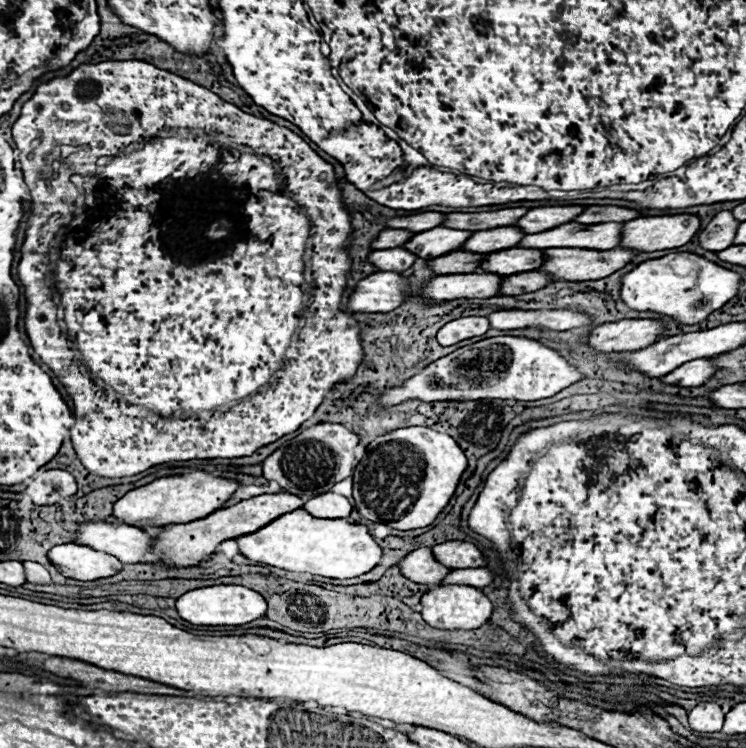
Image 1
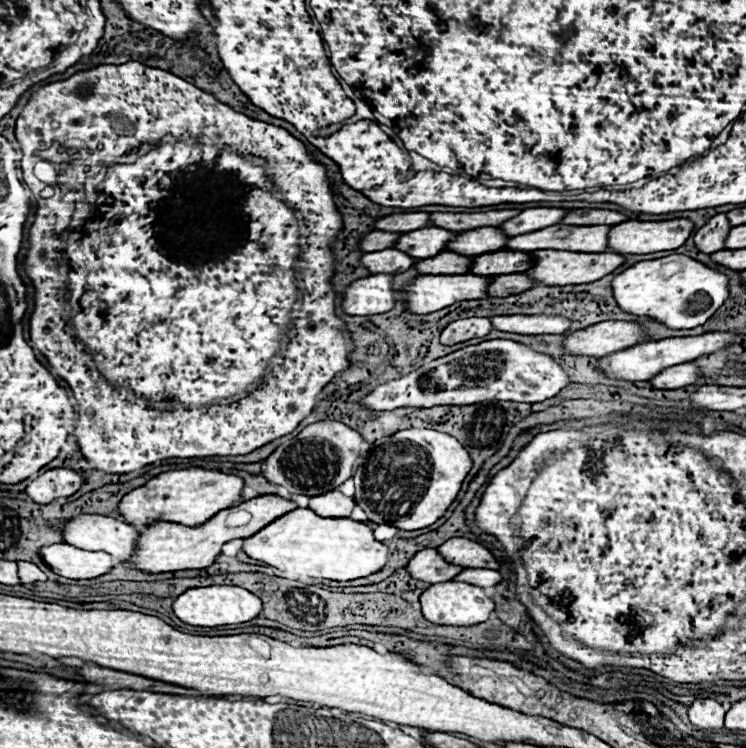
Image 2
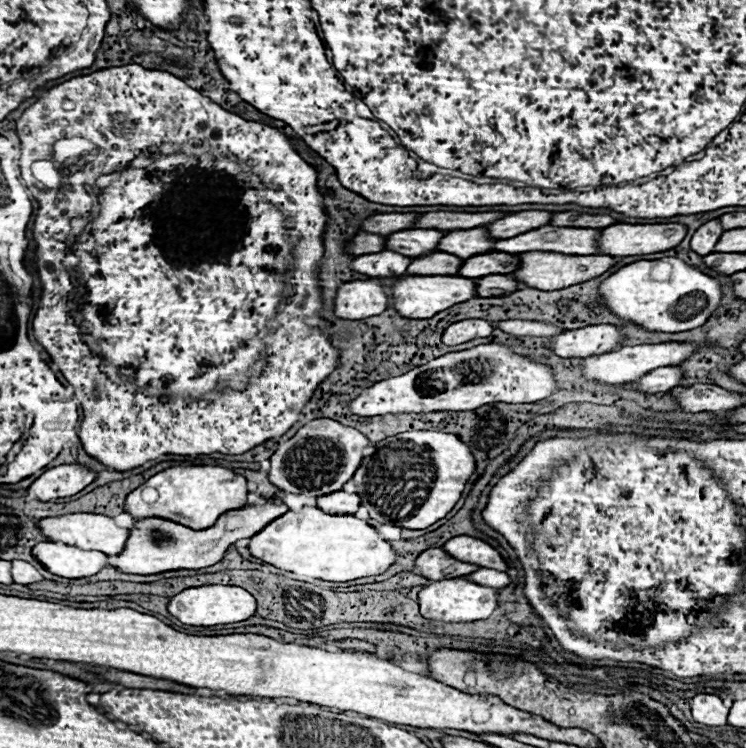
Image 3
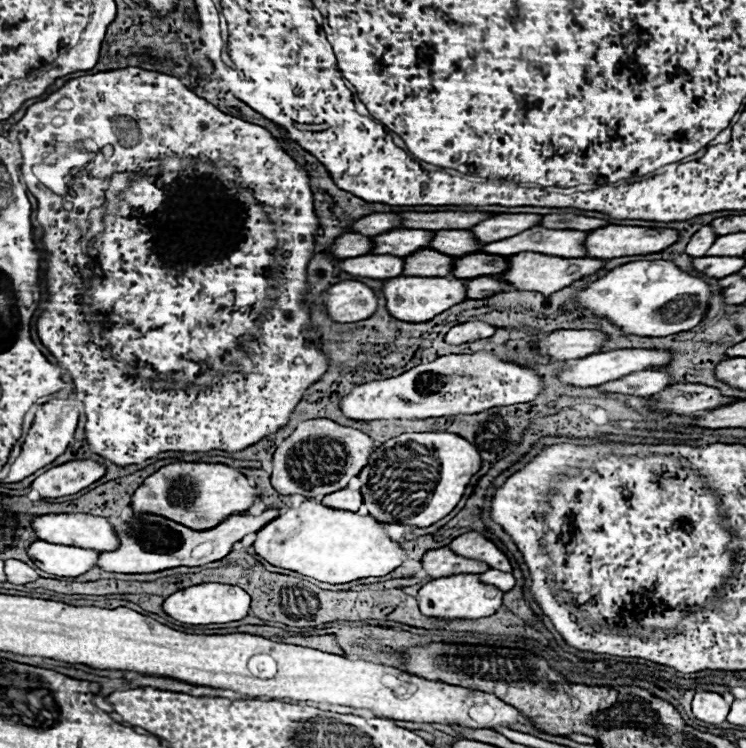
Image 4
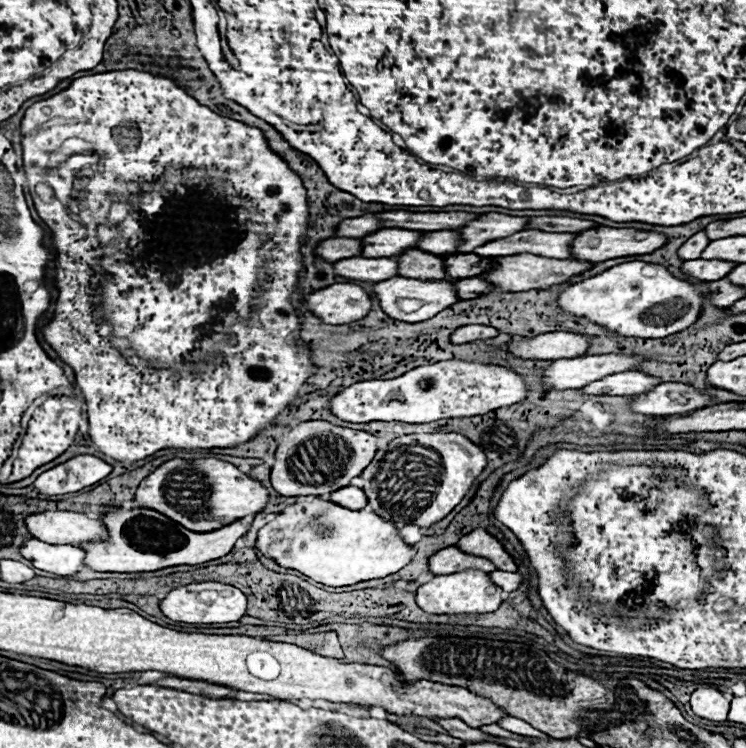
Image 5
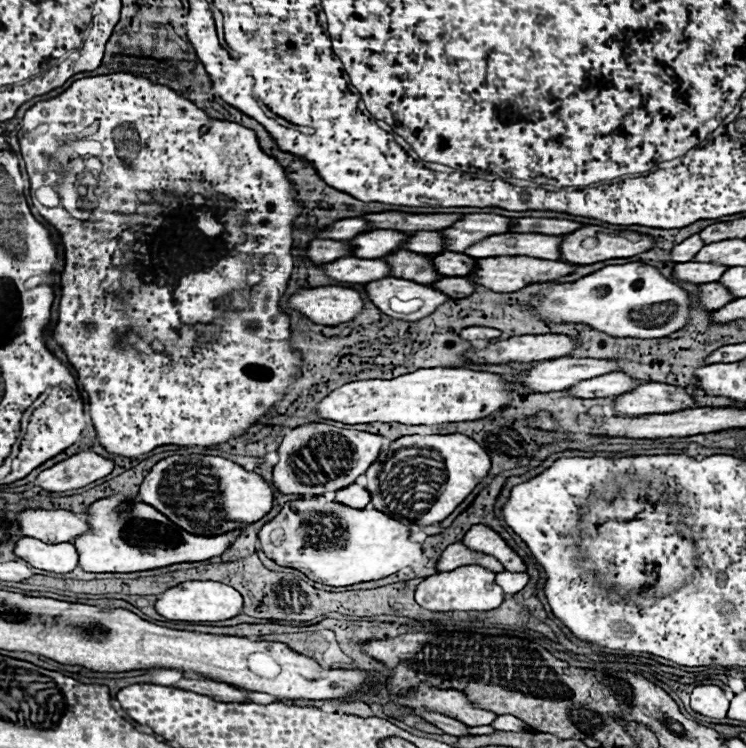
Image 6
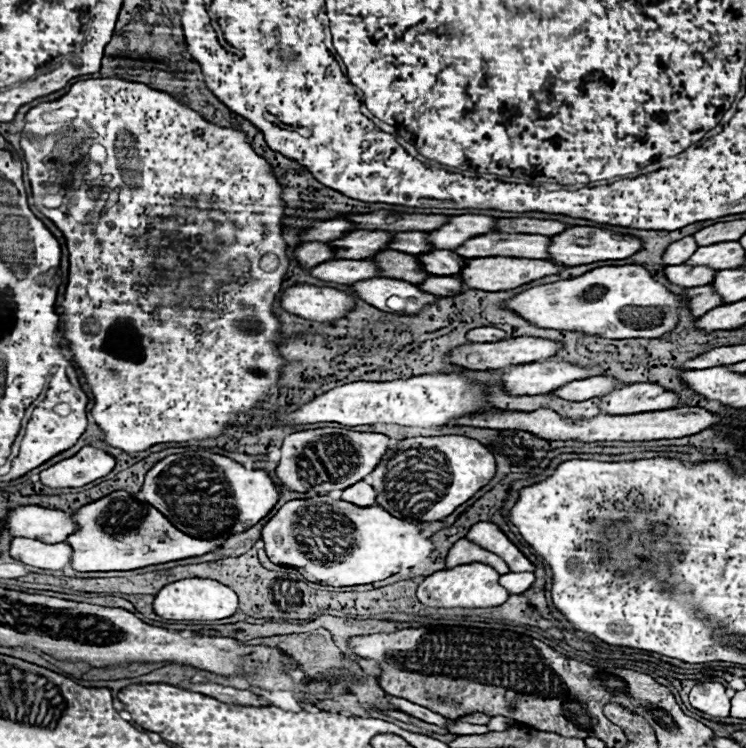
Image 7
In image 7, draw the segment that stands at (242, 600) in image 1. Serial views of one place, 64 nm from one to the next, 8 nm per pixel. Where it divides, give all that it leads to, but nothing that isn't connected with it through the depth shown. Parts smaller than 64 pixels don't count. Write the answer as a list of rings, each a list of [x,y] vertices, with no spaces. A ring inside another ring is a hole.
[[[186,578],[164,586],[156,594],[154,612],[166,620],[222,620],[238,612],[238,596],[220,582],[208,578]]]

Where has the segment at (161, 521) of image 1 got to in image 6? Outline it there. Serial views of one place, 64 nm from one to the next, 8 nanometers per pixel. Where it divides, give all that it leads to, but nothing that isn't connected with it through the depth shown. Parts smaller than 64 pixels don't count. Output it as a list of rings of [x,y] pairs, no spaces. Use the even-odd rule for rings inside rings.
[[[188,454],[188,456],[170,456],[160,460],[144,478],[140,484],[140,502],[150,504],[164,516],[168,516],[174,524],[184,528],[186,532],[200,534],[200,536],[214,536],[224,534],[228,530],[240,528],[242,522],[252,524],[260,520],[266,512],[272,508],[272,486],[258,474],[246,472],[242,466],[220,458],[220,456],[200,456],[200,454]]]

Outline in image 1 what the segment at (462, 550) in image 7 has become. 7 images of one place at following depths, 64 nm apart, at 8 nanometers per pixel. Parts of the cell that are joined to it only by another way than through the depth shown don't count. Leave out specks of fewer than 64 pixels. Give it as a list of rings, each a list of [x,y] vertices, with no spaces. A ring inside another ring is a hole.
[[[418,548],[406,554],[406,560],[400,560],[398,568],[408,580],[416,584],[436,584],[450,572],[450,568],[434,560],[430,548]]]

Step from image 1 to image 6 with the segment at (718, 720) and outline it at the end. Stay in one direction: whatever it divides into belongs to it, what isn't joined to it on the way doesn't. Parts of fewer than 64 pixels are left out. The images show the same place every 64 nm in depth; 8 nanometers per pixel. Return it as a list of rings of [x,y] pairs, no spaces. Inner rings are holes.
[[[696,686],[690,694],[690,706],[694,712],[722,720],[728,712],[728,698],[724,696],[724,690],[718,686]]]

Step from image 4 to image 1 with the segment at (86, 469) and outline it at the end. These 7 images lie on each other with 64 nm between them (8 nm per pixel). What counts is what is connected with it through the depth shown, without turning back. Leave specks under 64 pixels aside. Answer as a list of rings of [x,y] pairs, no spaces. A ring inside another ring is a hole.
[[[46,470],[24,490],[36,506],[50,506],[76,494],[76,478],[66,470]]]

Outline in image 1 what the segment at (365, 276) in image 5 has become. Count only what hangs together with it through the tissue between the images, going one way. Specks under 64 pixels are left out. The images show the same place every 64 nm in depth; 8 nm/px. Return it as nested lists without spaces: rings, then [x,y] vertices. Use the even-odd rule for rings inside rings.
[[[388,248],[388,250],[374,250],[368,260],[378,270],[390,270],[390,272],[404,272],[408,270],[416,256],[412,252],[406,252],[406,248]]]

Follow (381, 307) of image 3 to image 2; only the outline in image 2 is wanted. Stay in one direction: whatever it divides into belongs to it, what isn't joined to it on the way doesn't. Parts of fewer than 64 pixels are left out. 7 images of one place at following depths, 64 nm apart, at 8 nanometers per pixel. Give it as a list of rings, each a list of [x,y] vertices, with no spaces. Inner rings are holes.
[[[372,274],[360,278],[344,290],[342,310],[350,316],[372,316],[390,312],[396,304],[398,292],[392,288],[390,274]]]

